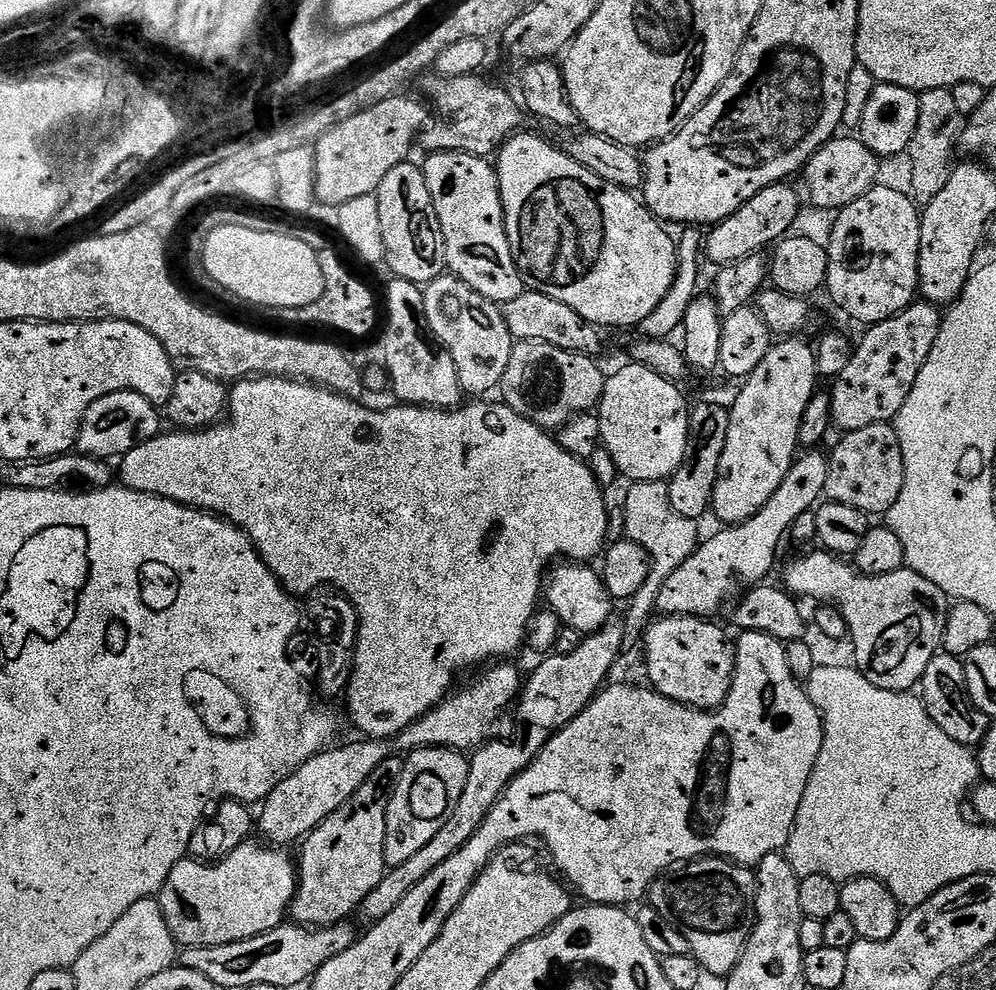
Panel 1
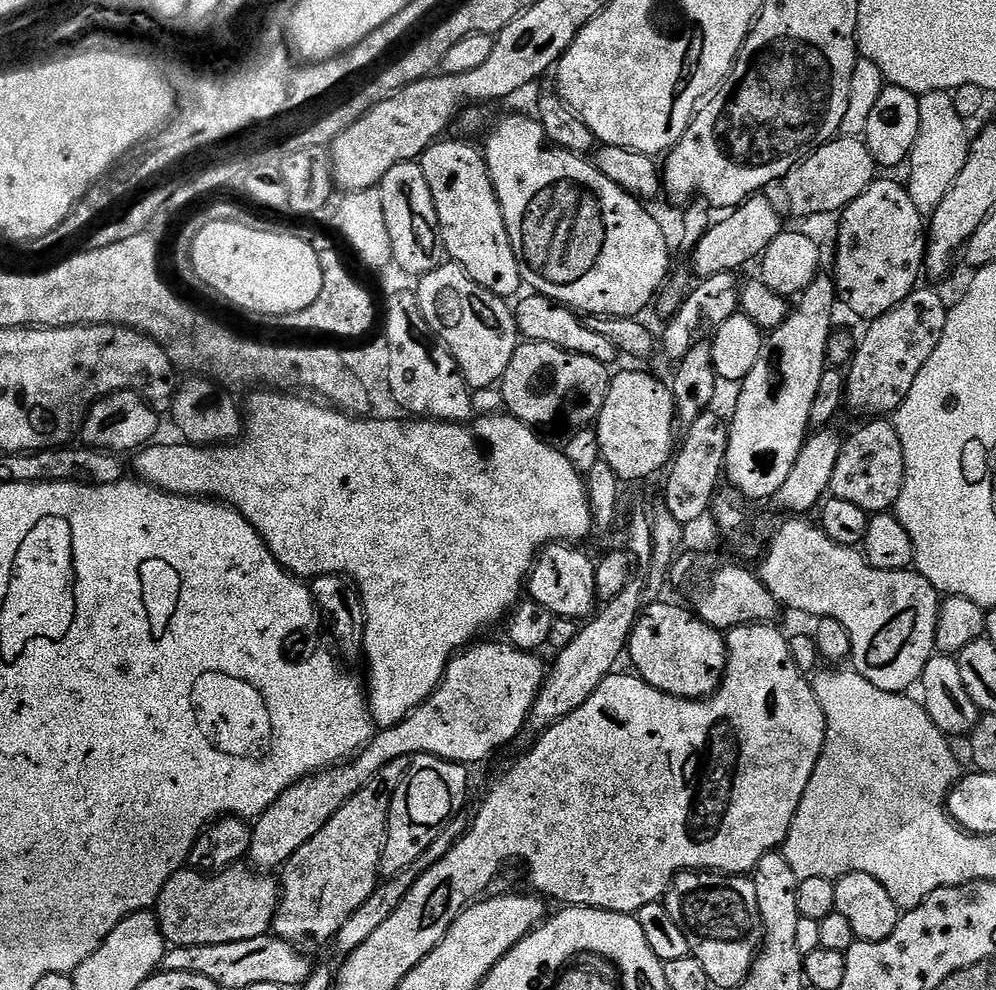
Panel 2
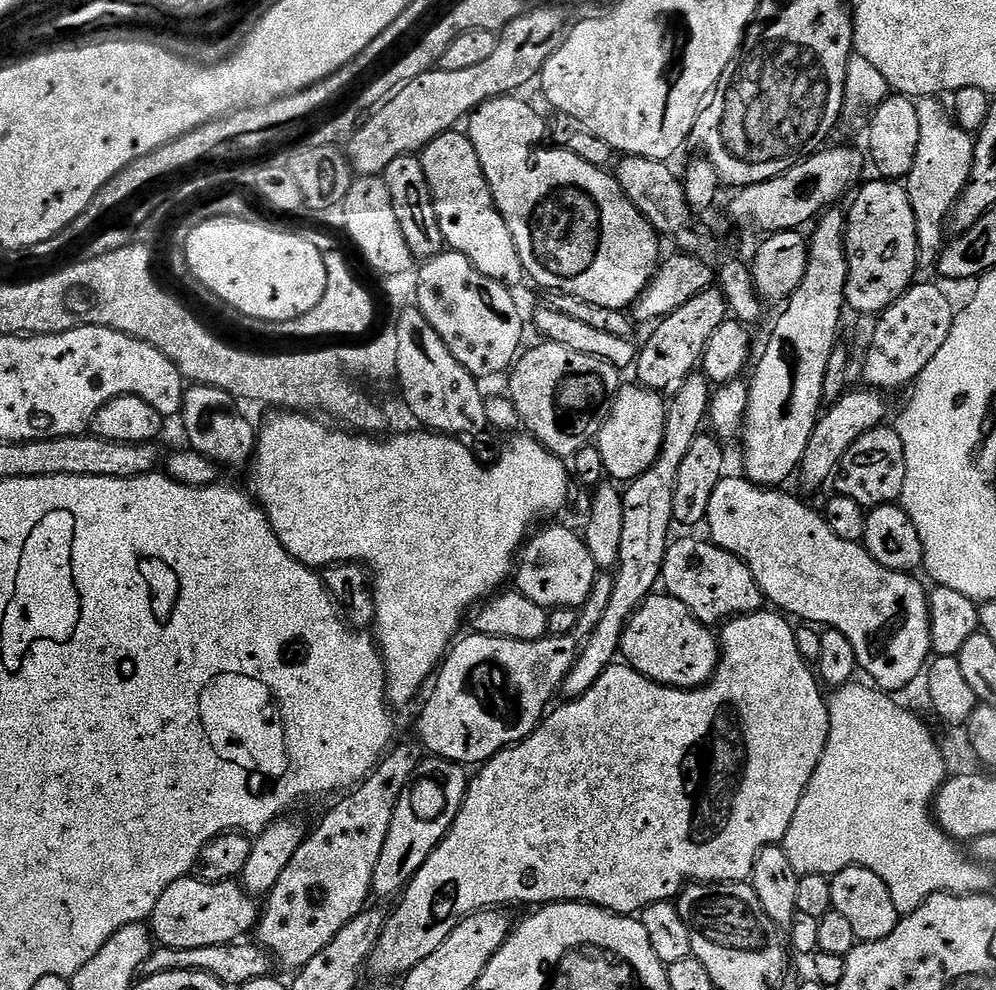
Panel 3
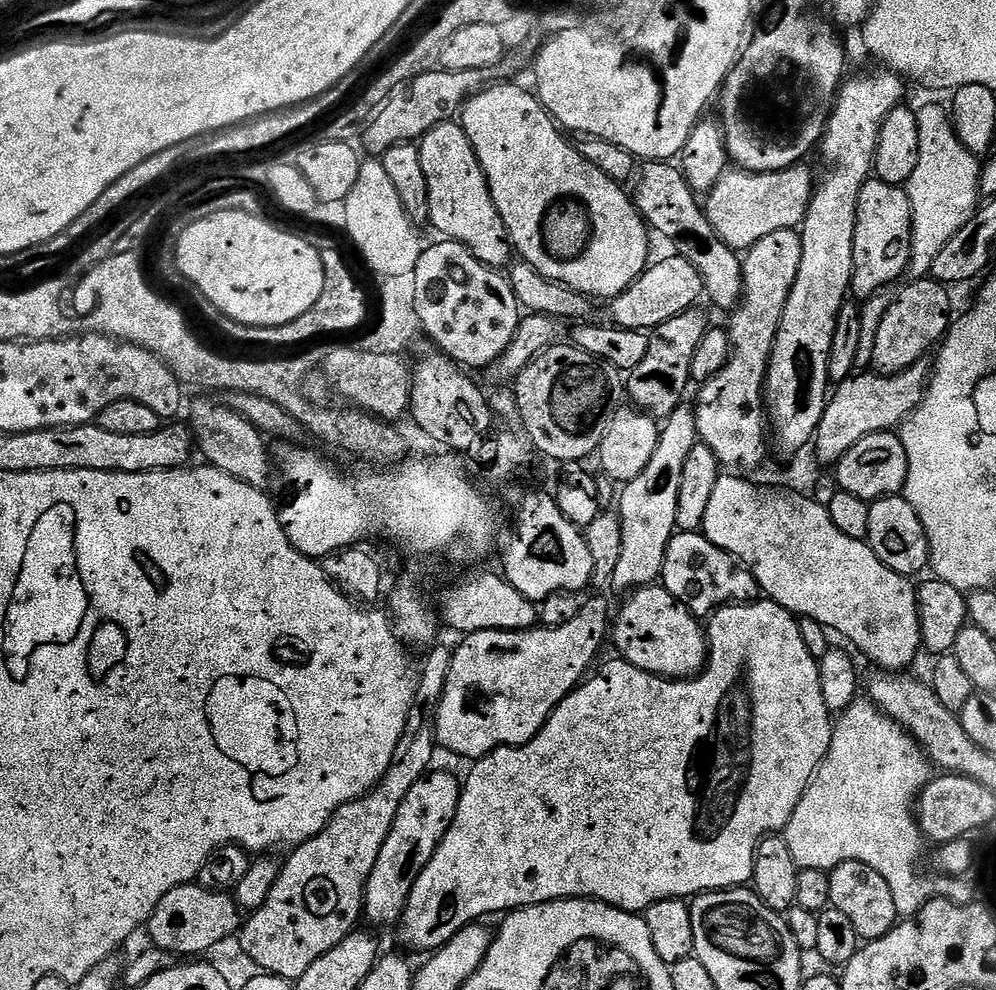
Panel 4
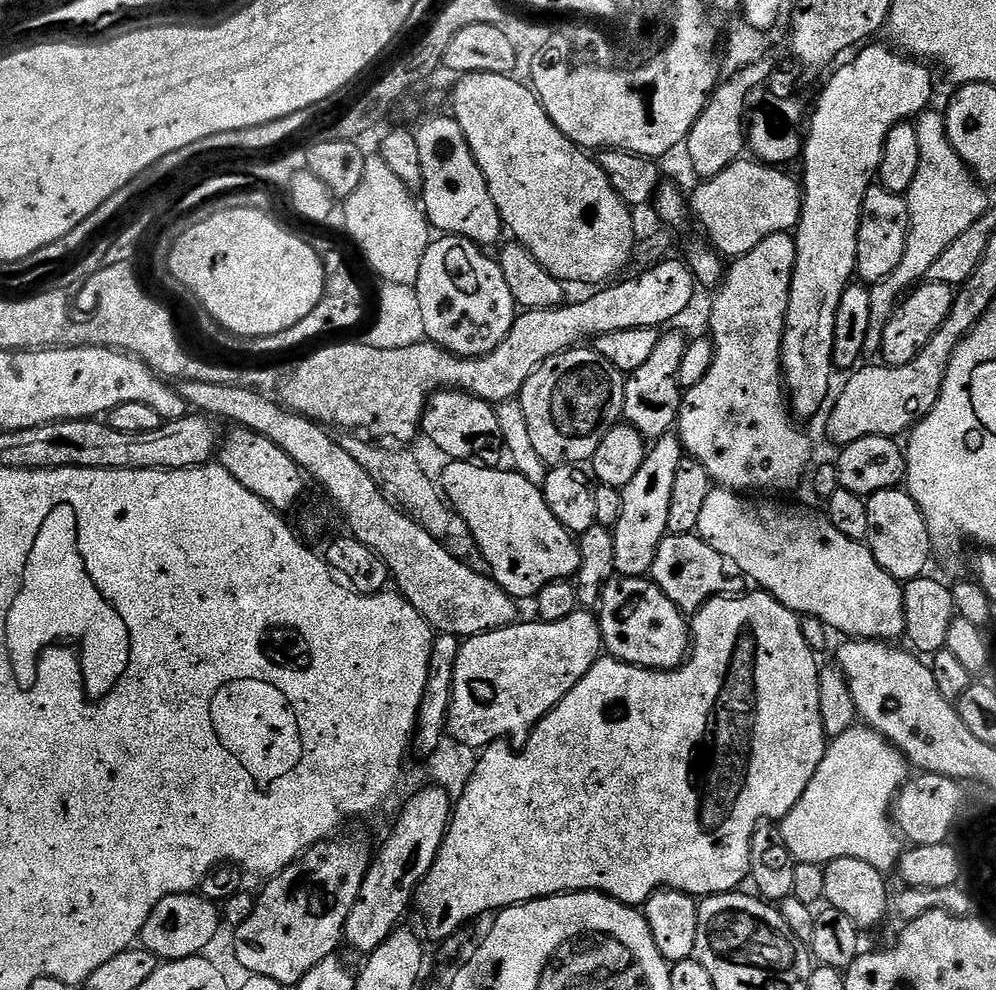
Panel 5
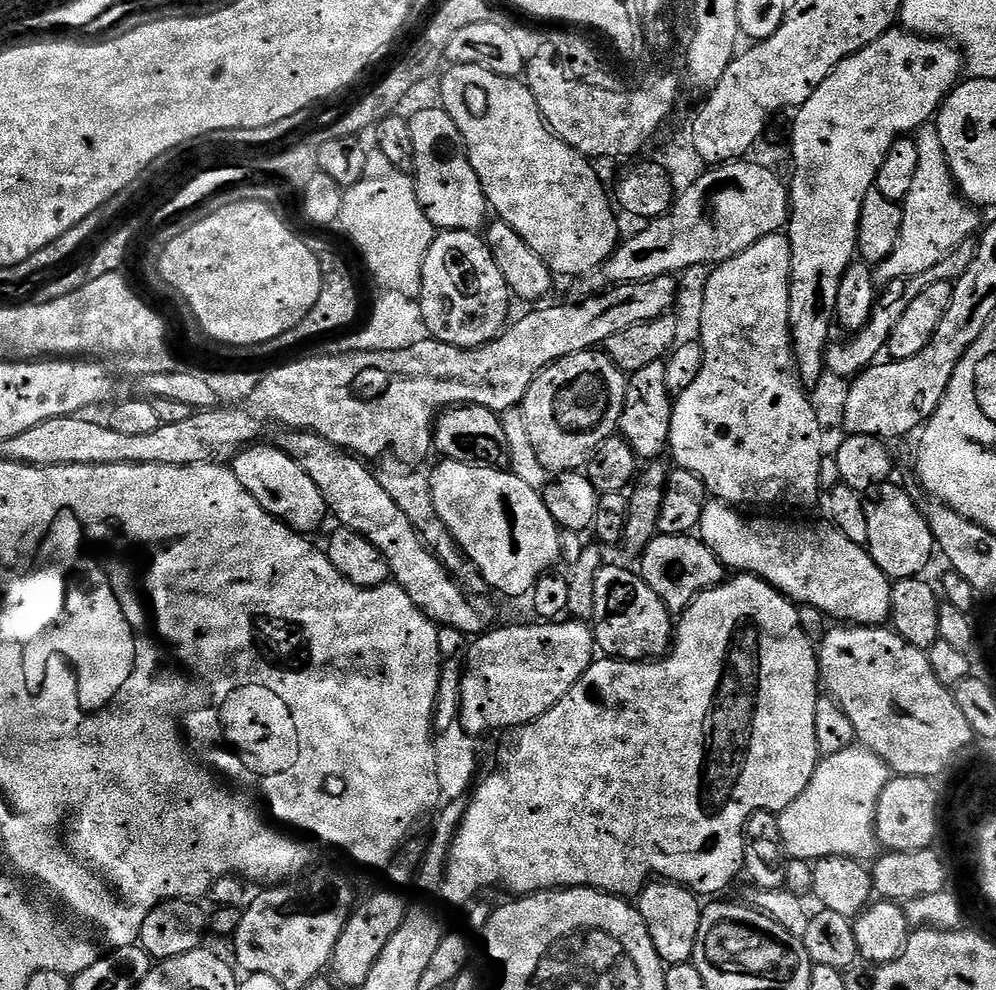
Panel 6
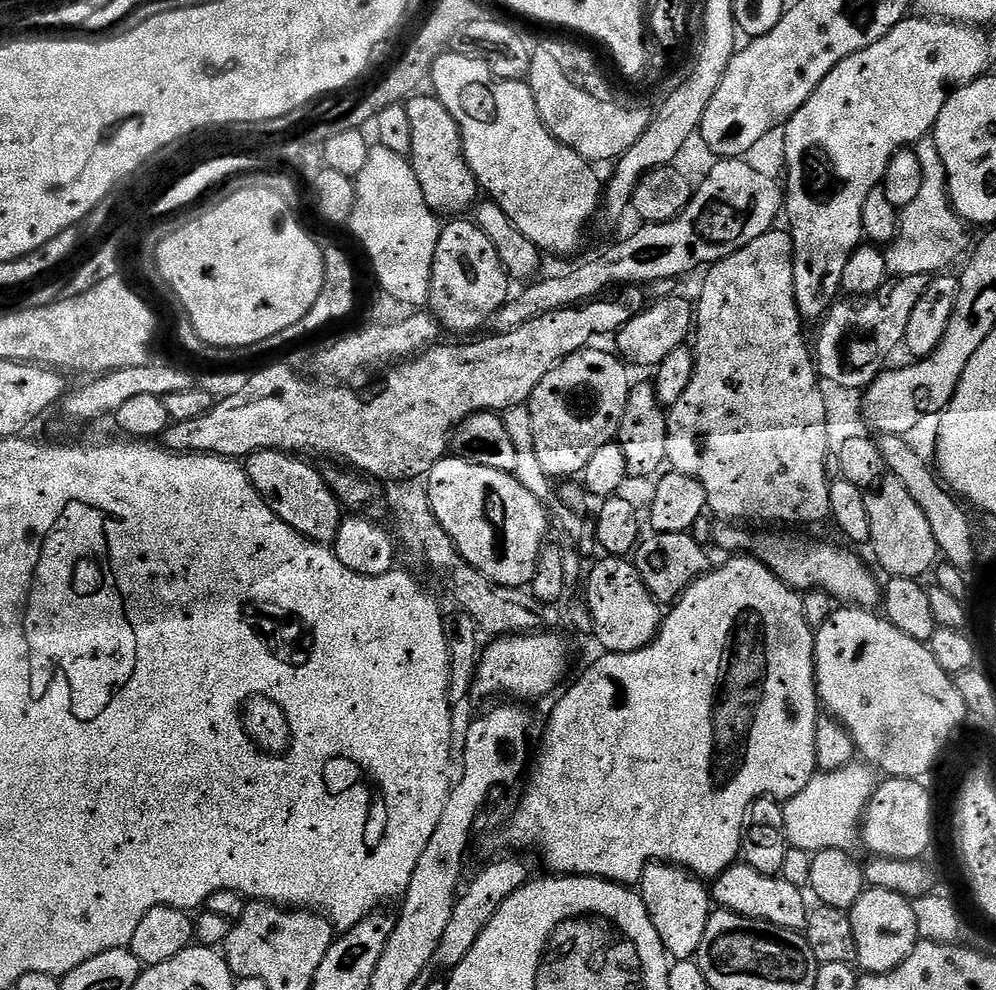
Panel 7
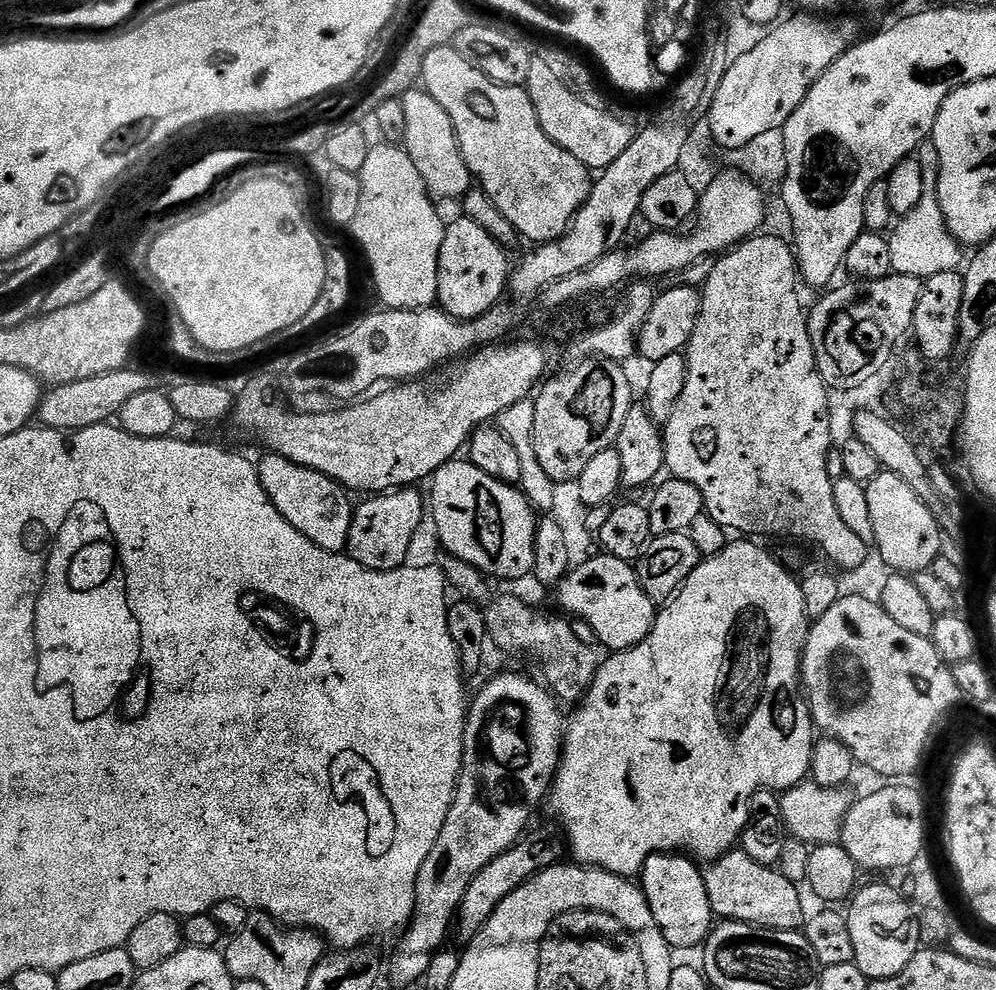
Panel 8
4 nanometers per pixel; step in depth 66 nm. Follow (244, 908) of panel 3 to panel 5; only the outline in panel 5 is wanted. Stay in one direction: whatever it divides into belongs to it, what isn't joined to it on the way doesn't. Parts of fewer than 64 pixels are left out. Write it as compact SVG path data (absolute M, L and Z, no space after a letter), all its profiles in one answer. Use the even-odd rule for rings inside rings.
M174 894L170 898L162 898L158 906L150 914L146 926L139 934L142 946L152 952L161 961L185 960L191 956L201 955L204 947L216 936L216 927L222 924L222 912L213 901L199 894Z

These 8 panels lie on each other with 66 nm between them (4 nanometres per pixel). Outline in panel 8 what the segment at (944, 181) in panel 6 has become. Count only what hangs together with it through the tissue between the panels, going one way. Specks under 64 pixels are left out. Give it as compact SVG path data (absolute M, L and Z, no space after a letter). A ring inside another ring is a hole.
M924 141L916 151L916 159L922 166L923 192L922 199L914 206L910 214L901 217L889 235L890 262L894 274L910 274L921 280L933 277L934 274L957 271L964 262L962 246L949 234L945 216L937 200L938 152L934 144Z

